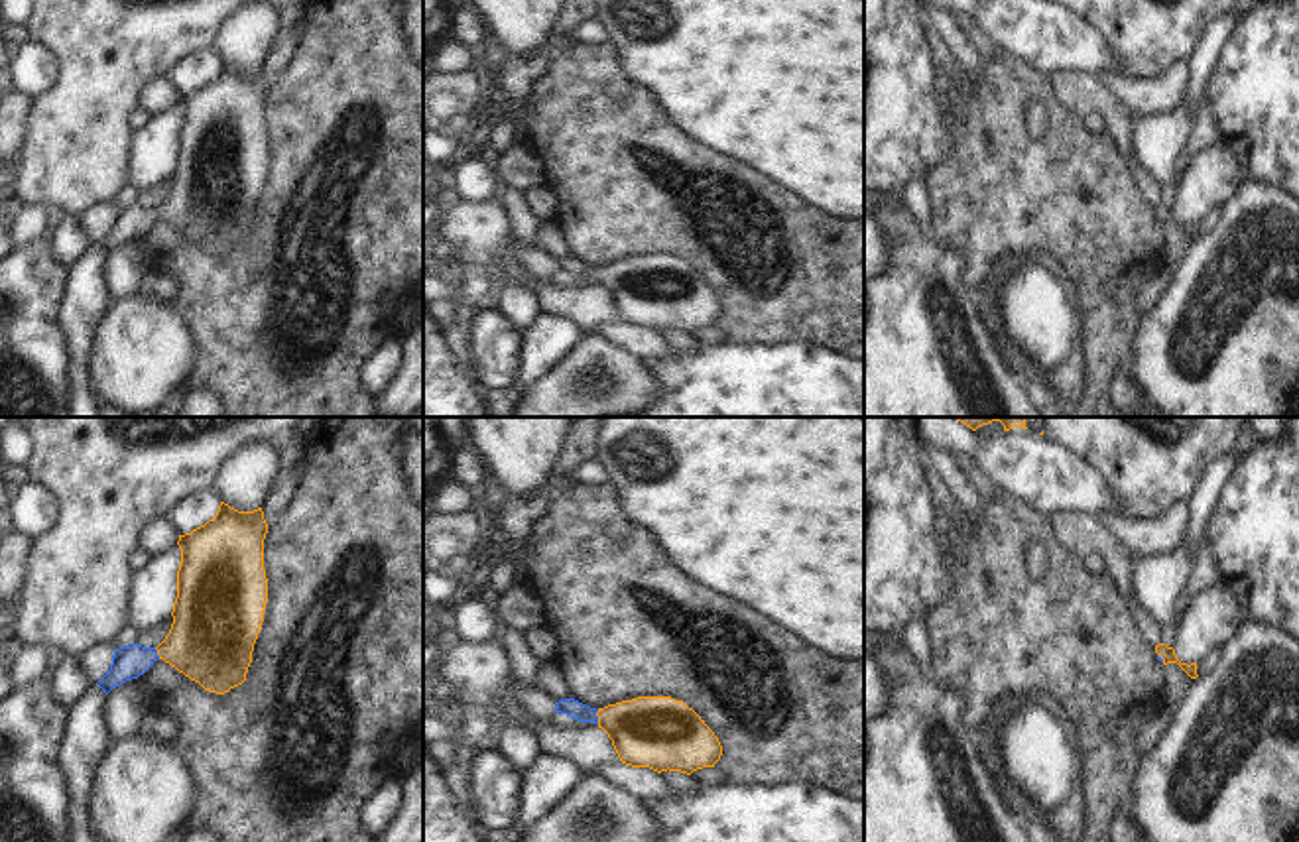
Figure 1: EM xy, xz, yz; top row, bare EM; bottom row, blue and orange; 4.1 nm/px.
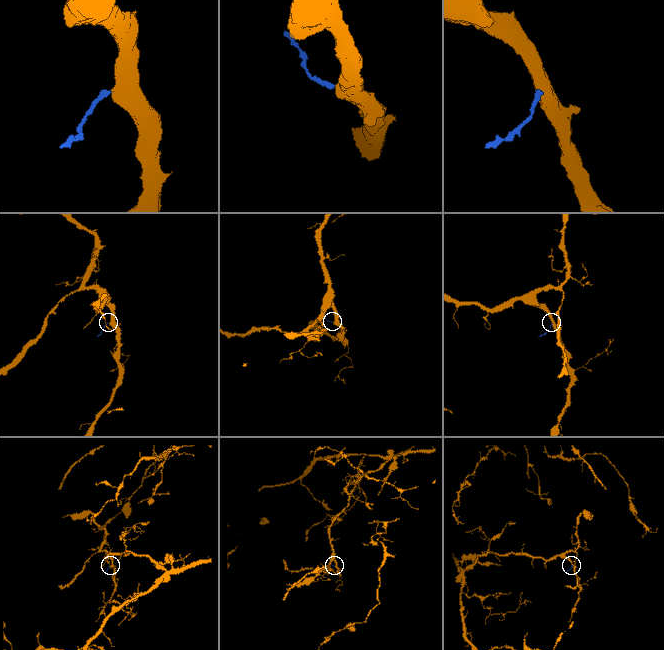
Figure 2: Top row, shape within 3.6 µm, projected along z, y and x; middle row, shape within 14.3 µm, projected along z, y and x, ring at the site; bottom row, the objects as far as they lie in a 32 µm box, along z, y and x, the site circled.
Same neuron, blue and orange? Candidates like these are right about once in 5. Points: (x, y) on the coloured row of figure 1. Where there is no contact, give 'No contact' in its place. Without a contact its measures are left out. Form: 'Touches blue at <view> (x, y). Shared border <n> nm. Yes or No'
Touches blue at xz (597, 717). Shared border 60 nm. Yes.

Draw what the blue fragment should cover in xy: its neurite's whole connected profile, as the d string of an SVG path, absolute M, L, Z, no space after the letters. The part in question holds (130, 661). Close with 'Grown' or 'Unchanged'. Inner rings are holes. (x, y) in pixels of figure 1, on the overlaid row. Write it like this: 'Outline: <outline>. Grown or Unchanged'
Outline: M220 502L213 519L179 535L169 633L157 647L114 649L110 671L96 685L108 694L157 659L216 694L242 685L268 602L266 533L262 508L238 511Z. Grown.

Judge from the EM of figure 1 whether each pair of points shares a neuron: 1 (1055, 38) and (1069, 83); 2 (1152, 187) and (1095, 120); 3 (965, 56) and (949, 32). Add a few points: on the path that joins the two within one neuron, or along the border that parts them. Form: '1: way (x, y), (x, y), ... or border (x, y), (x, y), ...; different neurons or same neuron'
1: border (1051, 69), (1089, 69), (1097, 73); different neurons
2: border (1083, 117), (1099, 113), (1109, 126); different neurons
3: way (963, 50), (955, 38); same neuron

